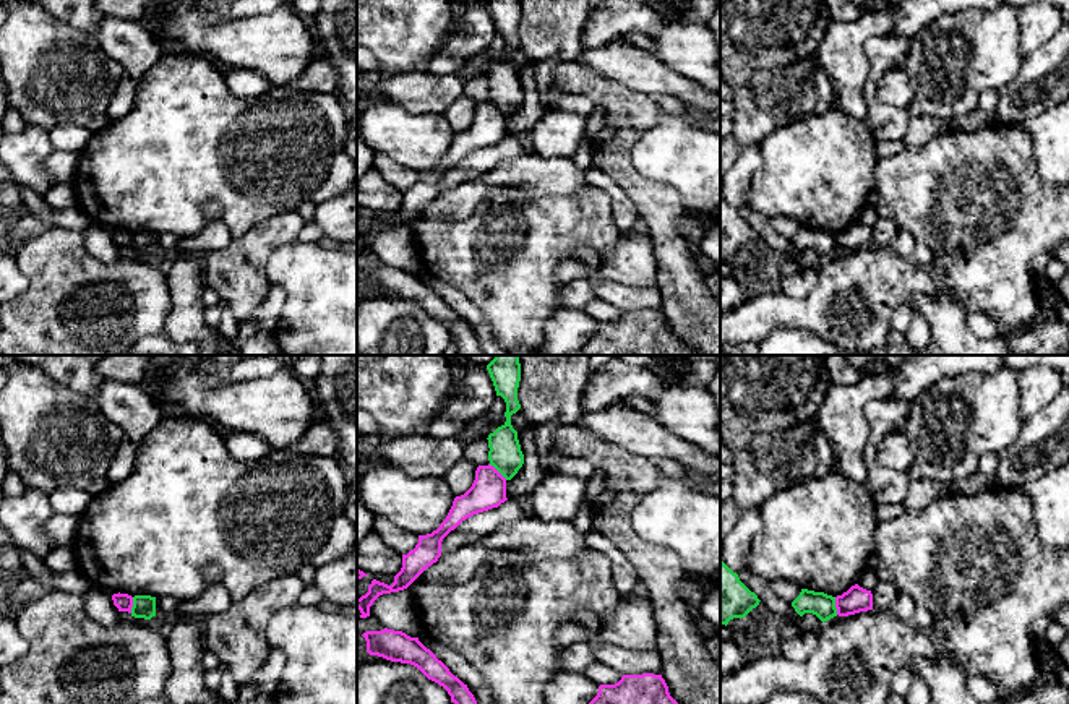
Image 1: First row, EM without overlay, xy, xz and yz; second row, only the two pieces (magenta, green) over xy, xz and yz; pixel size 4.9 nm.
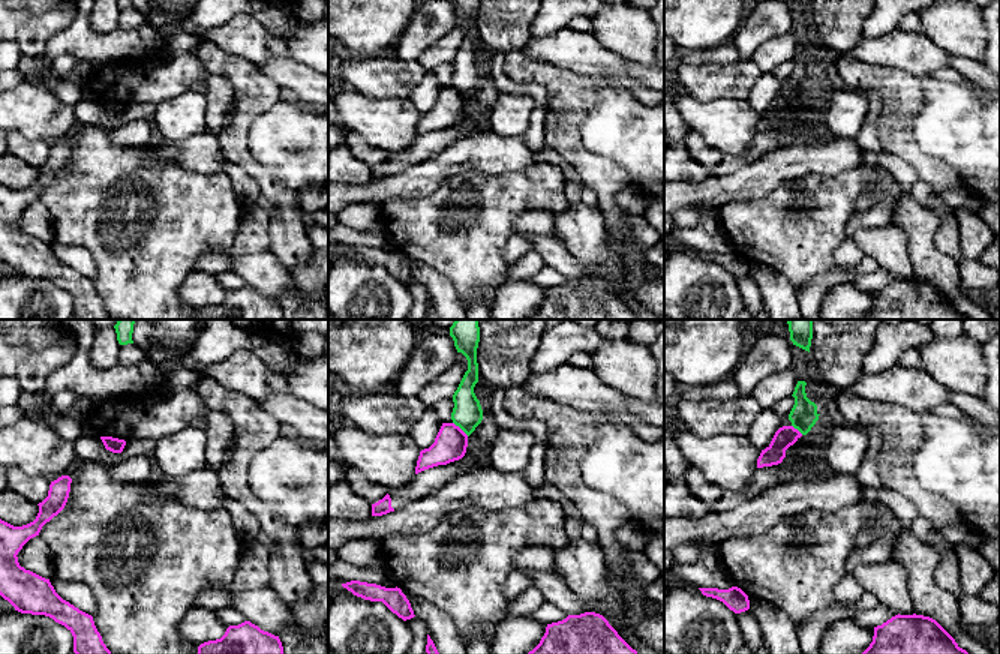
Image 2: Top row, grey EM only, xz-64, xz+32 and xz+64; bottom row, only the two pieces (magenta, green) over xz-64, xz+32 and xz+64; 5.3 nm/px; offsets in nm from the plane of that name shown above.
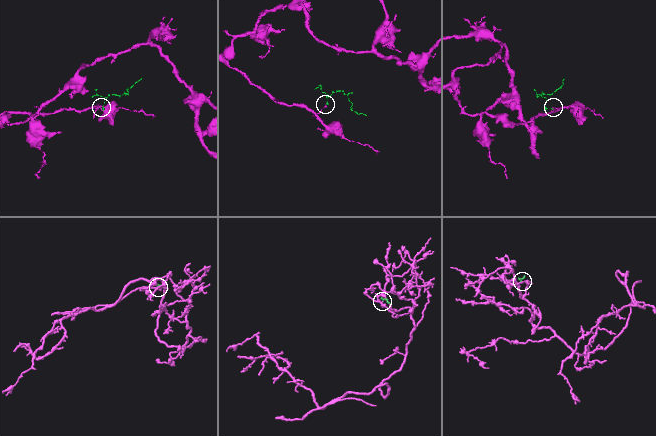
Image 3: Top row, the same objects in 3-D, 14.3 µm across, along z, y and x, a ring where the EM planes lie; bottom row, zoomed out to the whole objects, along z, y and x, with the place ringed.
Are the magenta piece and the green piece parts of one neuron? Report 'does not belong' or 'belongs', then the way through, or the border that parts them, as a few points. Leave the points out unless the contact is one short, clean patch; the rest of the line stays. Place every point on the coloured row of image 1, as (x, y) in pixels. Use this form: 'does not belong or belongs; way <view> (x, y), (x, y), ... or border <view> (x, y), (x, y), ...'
does not belong; border xz (489, 464), (506, 479)

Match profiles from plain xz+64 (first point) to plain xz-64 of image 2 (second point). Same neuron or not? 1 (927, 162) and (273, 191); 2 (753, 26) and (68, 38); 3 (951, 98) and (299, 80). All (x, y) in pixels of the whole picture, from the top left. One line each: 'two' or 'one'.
1: one
2: two
3: two

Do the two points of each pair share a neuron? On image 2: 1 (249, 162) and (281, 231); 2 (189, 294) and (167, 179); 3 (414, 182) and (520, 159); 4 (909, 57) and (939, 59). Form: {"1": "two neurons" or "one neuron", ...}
{"1": "one neuron", "2": "two neurons", "3": "one neuron", "4": "one neuron"}

